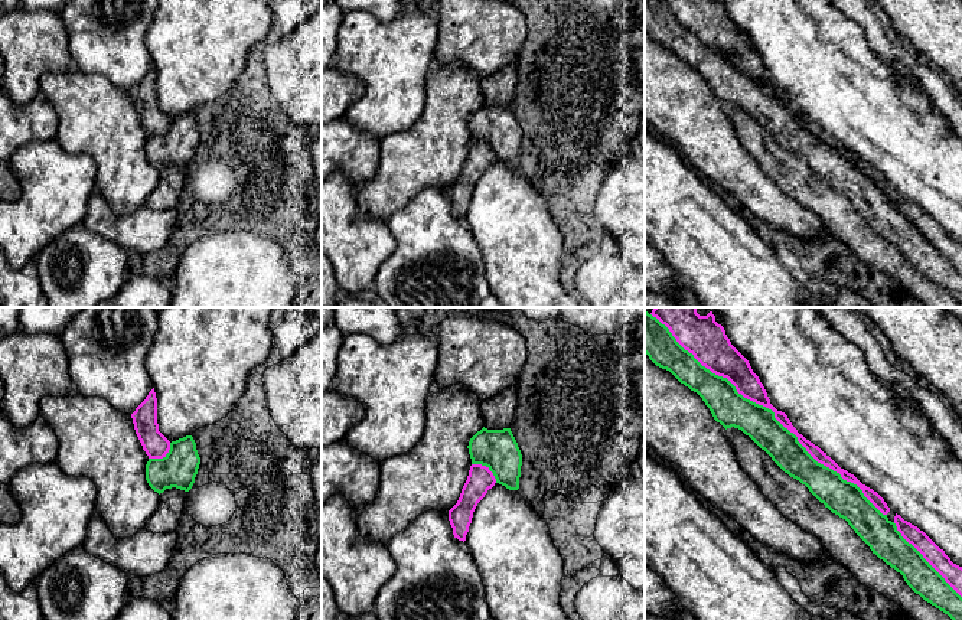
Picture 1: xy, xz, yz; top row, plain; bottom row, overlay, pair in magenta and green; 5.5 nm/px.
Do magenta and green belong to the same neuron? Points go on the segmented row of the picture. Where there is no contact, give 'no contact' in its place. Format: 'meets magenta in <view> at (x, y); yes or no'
meets magenta in yz at (770, 408); no

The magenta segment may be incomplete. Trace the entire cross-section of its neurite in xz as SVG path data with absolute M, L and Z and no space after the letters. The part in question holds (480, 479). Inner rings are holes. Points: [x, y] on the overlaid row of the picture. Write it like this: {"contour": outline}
{"contour": "M472 464L467 480L462 489L457 503L449 510L449 521L453 528L453 535L459 541L466 541L473 512L477 503L485 497L489 489L496 483L489 467Z"}

